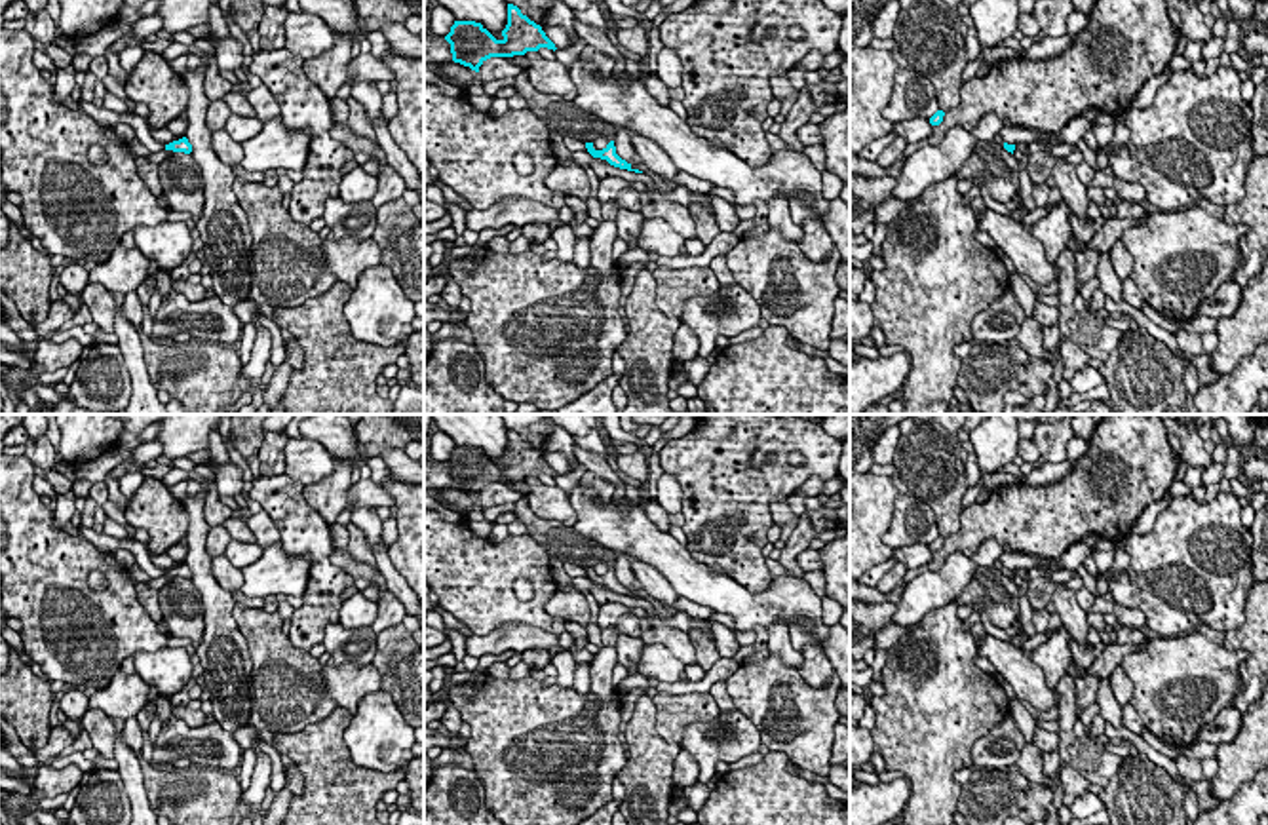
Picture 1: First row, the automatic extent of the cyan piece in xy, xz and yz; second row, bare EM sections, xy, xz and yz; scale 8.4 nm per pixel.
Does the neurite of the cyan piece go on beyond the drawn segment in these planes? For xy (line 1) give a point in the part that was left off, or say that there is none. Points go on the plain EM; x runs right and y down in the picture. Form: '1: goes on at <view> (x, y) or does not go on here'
1: does not go on here

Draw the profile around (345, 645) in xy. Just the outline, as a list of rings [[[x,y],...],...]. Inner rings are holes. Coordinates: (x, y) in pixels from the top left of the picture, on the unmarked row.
[[[335,624],[325,627],[323,646],[331,654],[333,665],[344,662],[367,665],[376,652],[376,633],[371,627],[344,629],[340,624]]]

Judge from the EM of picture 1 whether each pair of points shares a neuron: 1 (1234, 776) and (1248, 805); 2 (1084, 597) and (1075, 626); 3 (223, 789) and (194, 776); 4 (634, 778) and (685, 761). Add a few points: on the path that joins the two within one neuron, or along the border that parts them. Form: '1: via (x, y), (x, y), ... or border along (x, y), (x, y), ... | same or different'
1: border along (1248, 780), (1230, 797), (1221, 801) | different
2: border along (1075, 592), (1076, 603), (1086, 613) | different
3: via (215, 789), (208, 789), (202, 784) | same
4: border along (681, 748), (673, 761), (673, 786) | different

